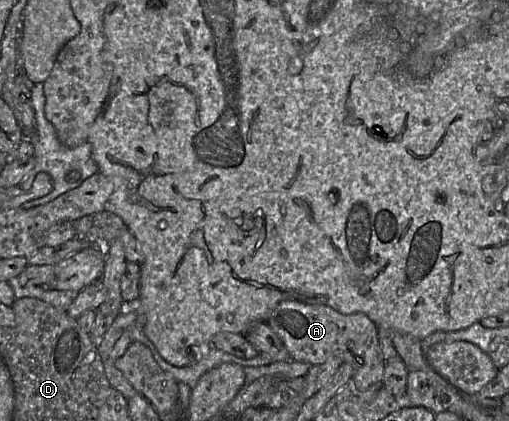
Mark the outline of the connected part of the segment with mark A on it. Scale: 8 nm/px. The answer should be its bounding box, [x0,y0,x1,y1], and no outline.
[266,299,385,392]

